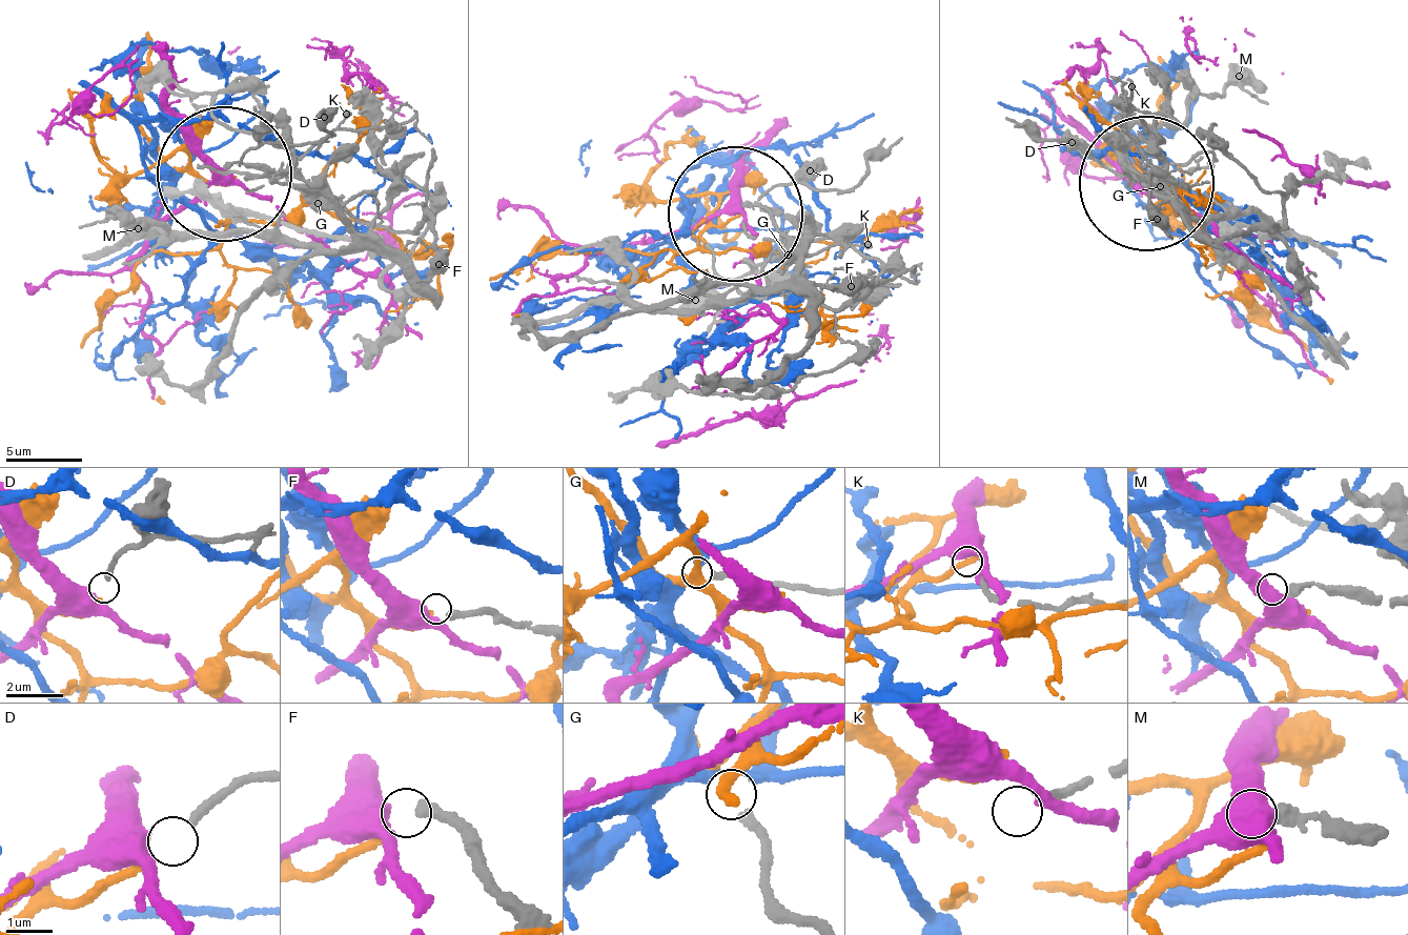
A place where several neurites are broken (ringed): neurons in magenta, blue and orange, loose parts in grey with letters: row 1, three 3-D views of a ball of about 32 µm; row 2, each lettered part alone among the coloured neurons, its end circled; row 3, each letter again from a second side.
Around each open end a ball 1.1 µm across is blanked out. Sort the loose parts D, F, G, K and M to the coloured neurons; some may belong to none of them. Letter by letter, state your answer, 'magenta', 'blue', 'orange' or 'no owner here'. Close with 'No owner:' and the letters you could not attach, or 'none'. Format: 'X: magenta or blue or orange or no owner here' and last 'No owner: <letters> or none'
D: orange
F: magenta
G: blue
K: no owner here
M: no owner here
No owner: K, M

